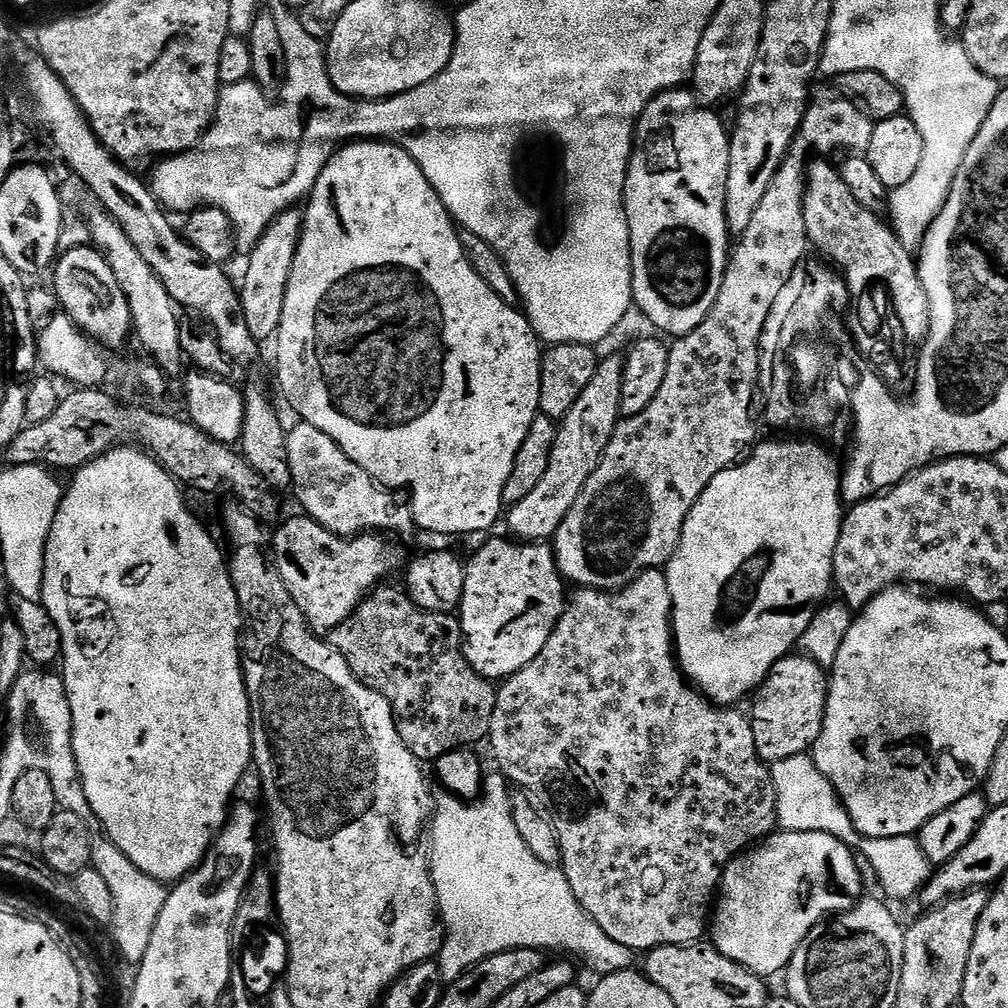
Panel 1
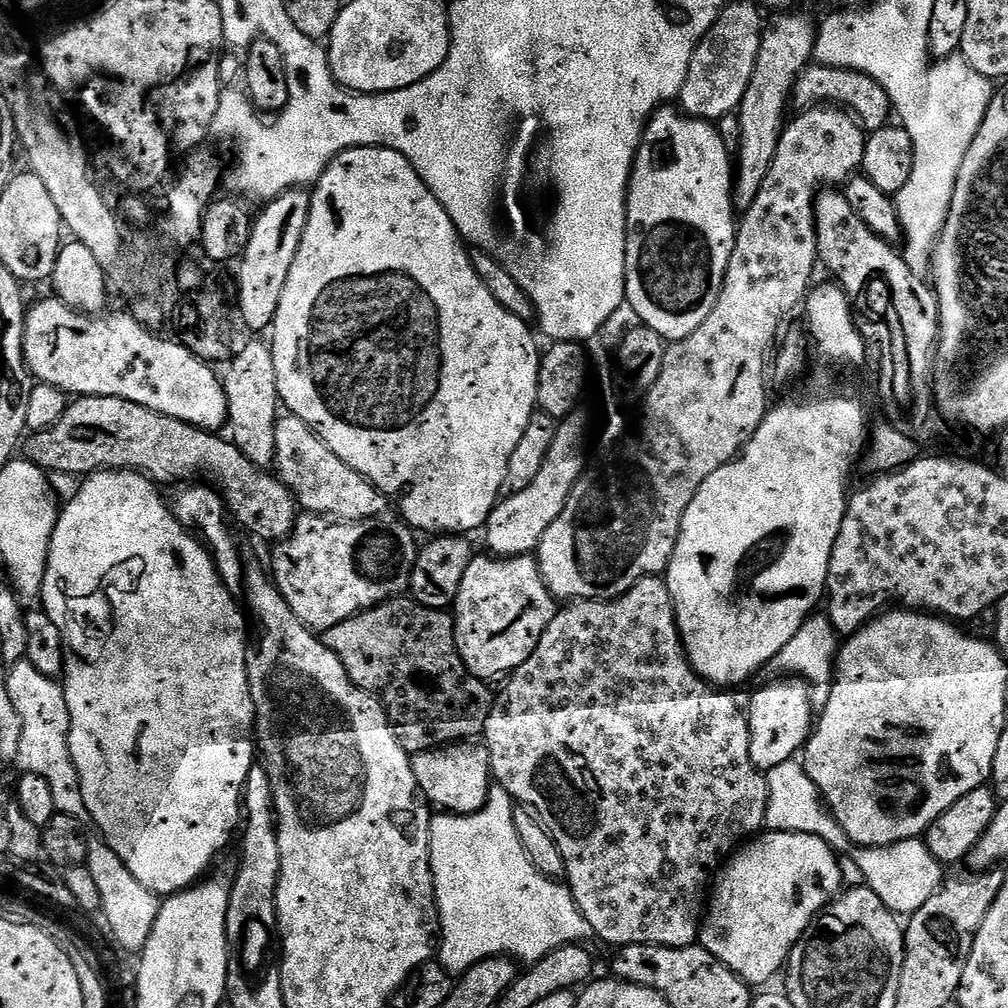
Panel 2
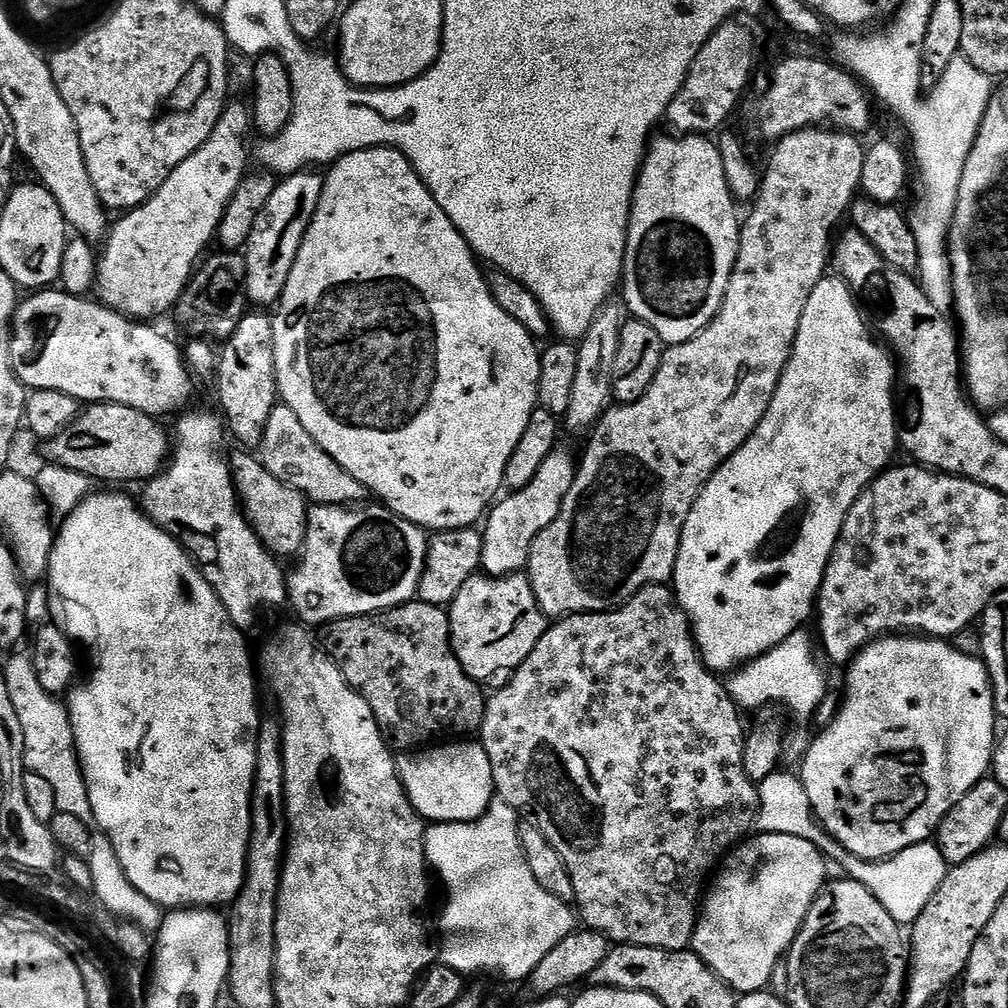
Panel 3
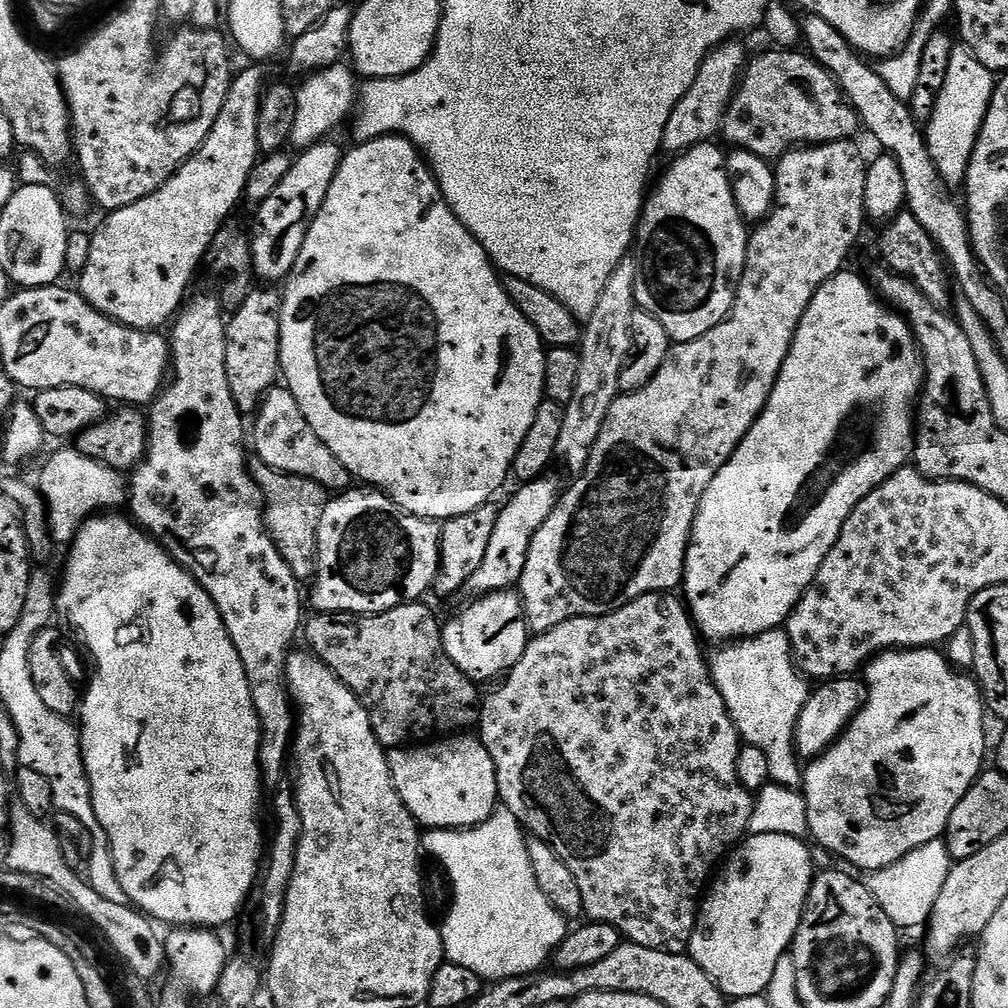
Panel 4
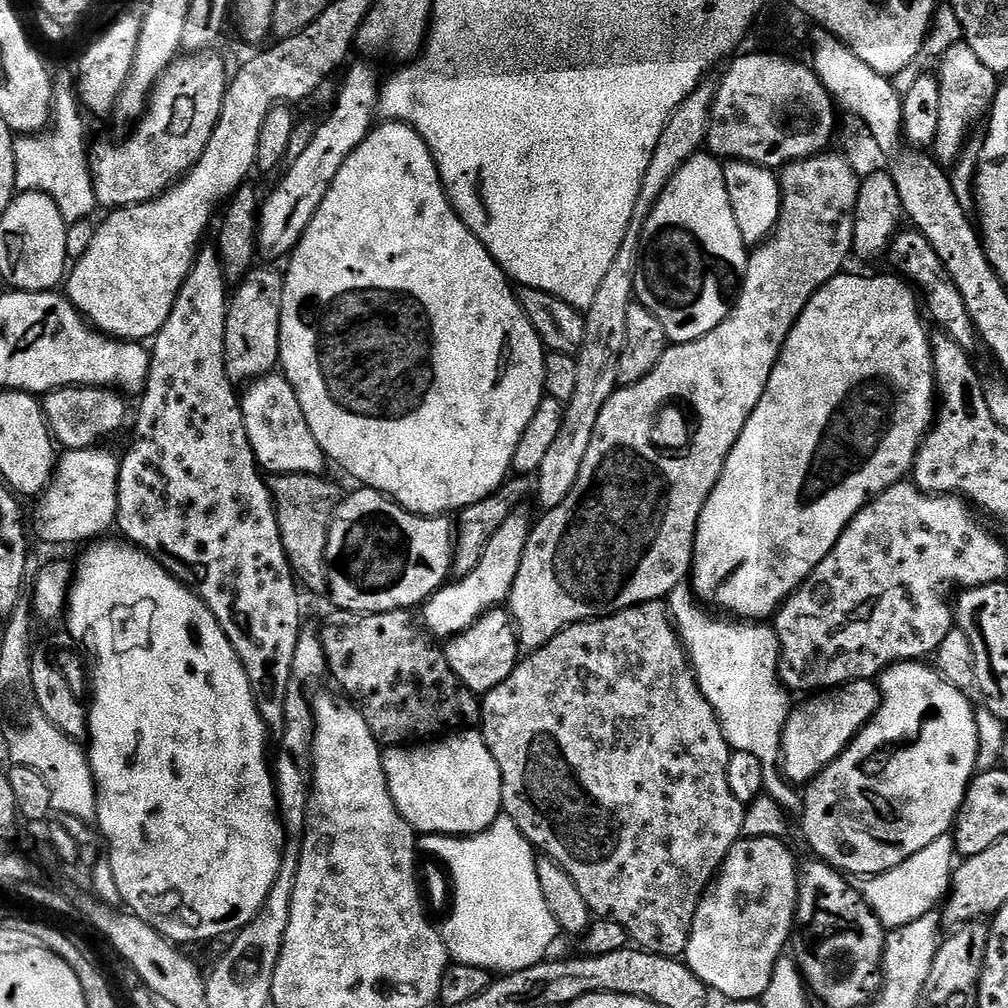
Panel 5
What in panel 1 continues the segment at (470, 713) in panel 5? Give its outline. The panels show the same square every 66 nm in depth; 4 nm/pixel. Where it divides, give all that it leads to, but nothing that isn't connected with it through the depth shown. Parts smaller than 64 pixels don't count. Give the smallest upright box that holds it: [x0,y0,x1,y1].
[330,586,497,762]

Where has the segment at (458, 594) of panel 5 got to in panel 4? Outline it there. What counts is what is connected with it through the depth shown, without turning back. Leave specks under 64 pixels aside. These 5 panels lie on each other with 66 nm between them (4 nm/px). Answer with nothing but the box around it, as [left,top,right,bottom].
[467,478,562,597]

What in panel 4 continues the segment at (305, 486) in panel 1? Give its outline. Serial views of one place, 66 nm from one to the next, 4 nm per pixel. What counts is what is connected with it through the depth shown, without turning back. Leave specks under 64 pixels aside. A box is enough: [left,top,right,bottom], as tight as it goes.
[250,386,354,490]

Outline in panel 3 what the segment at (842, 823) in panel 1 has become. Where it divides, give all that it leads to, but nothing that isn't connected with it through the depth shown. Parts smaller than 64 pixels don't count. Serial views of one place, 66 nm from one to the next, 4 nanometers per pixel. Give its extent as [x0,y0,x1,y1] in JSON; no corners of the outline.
[755,770,949,926]

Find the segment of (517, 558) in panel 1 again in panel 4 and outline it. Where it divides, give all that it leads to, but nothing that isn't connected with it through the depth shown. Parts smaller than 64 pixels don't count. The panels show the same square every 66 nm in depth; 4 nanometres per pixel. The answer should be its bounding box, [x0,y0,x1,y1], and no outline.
[443,590,530,682]

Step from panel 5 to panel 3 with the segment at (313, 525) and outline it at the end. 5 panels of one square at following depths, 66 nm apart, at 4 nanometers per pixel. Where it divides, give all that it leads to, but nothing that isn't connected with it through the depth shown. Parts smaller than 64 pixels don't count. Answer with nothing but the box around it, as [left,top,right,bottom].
[230,450,309,557]

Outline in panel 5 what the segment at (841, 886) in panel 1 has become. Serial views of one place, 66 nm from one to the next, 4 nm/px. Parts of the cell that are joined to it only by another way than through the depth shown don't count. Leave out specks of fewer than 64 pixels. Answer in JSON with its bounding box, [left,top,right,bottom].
[684,836,800,1001]

